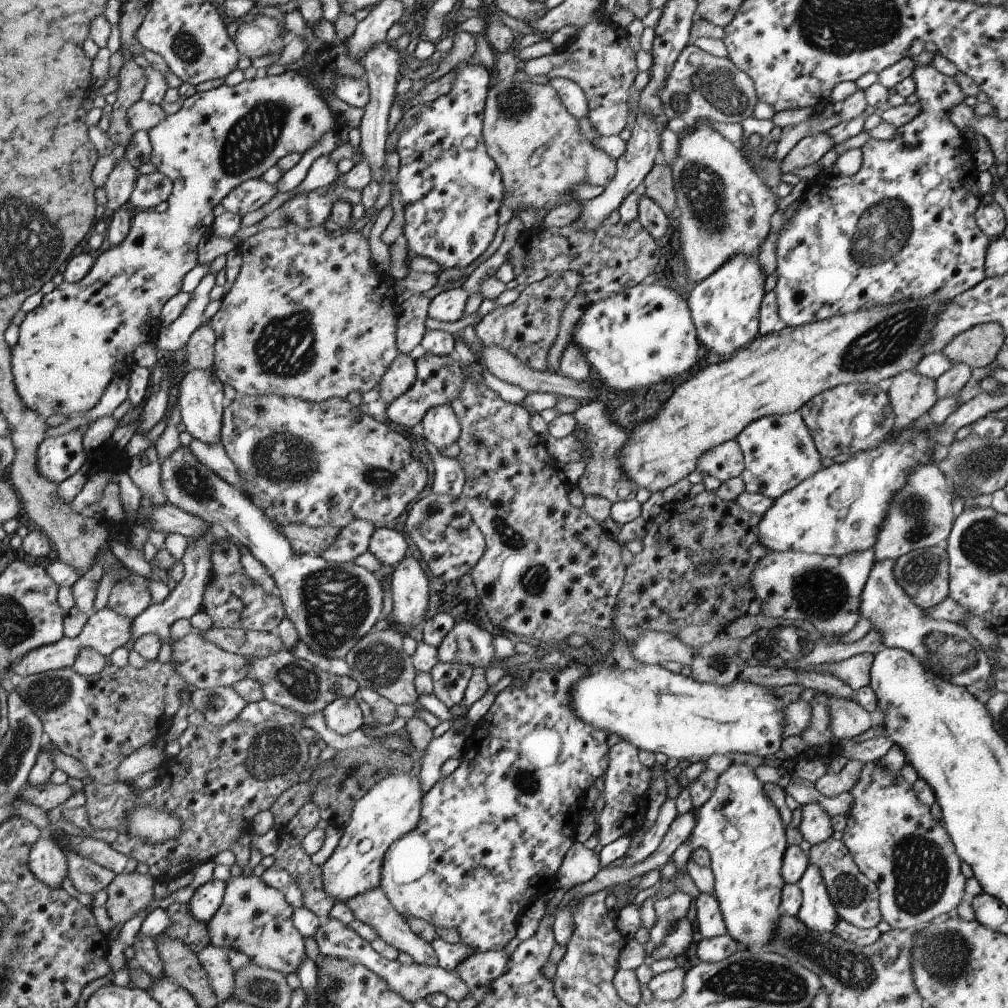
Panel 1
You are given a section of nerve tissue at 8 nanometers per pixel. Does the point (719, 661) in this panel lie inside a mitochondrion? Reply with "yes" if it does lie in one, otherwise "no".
yes

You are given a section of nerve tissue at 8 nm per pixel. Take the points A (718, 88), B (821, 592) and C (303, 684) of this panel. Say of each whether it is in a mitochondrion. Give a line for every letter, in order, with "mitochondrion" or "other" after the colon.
A: mitochondrion
B: mitochondrion
C: mitochondrion

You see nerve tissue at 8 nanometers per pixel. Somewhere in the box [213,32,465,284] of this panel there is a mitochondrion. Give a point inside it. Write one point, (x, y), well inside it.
(248, 142)

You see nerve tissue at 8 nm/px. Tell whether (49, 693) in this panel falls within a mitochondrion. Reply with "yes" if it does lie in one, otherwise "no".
yes

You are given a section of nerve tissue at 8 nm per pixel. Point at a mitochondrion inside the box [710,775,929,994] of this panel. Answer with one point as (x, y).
(848, 968)

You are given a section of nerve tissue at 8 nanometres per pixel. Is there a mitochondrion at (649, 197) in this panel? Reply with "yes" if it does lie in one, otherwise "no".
no

